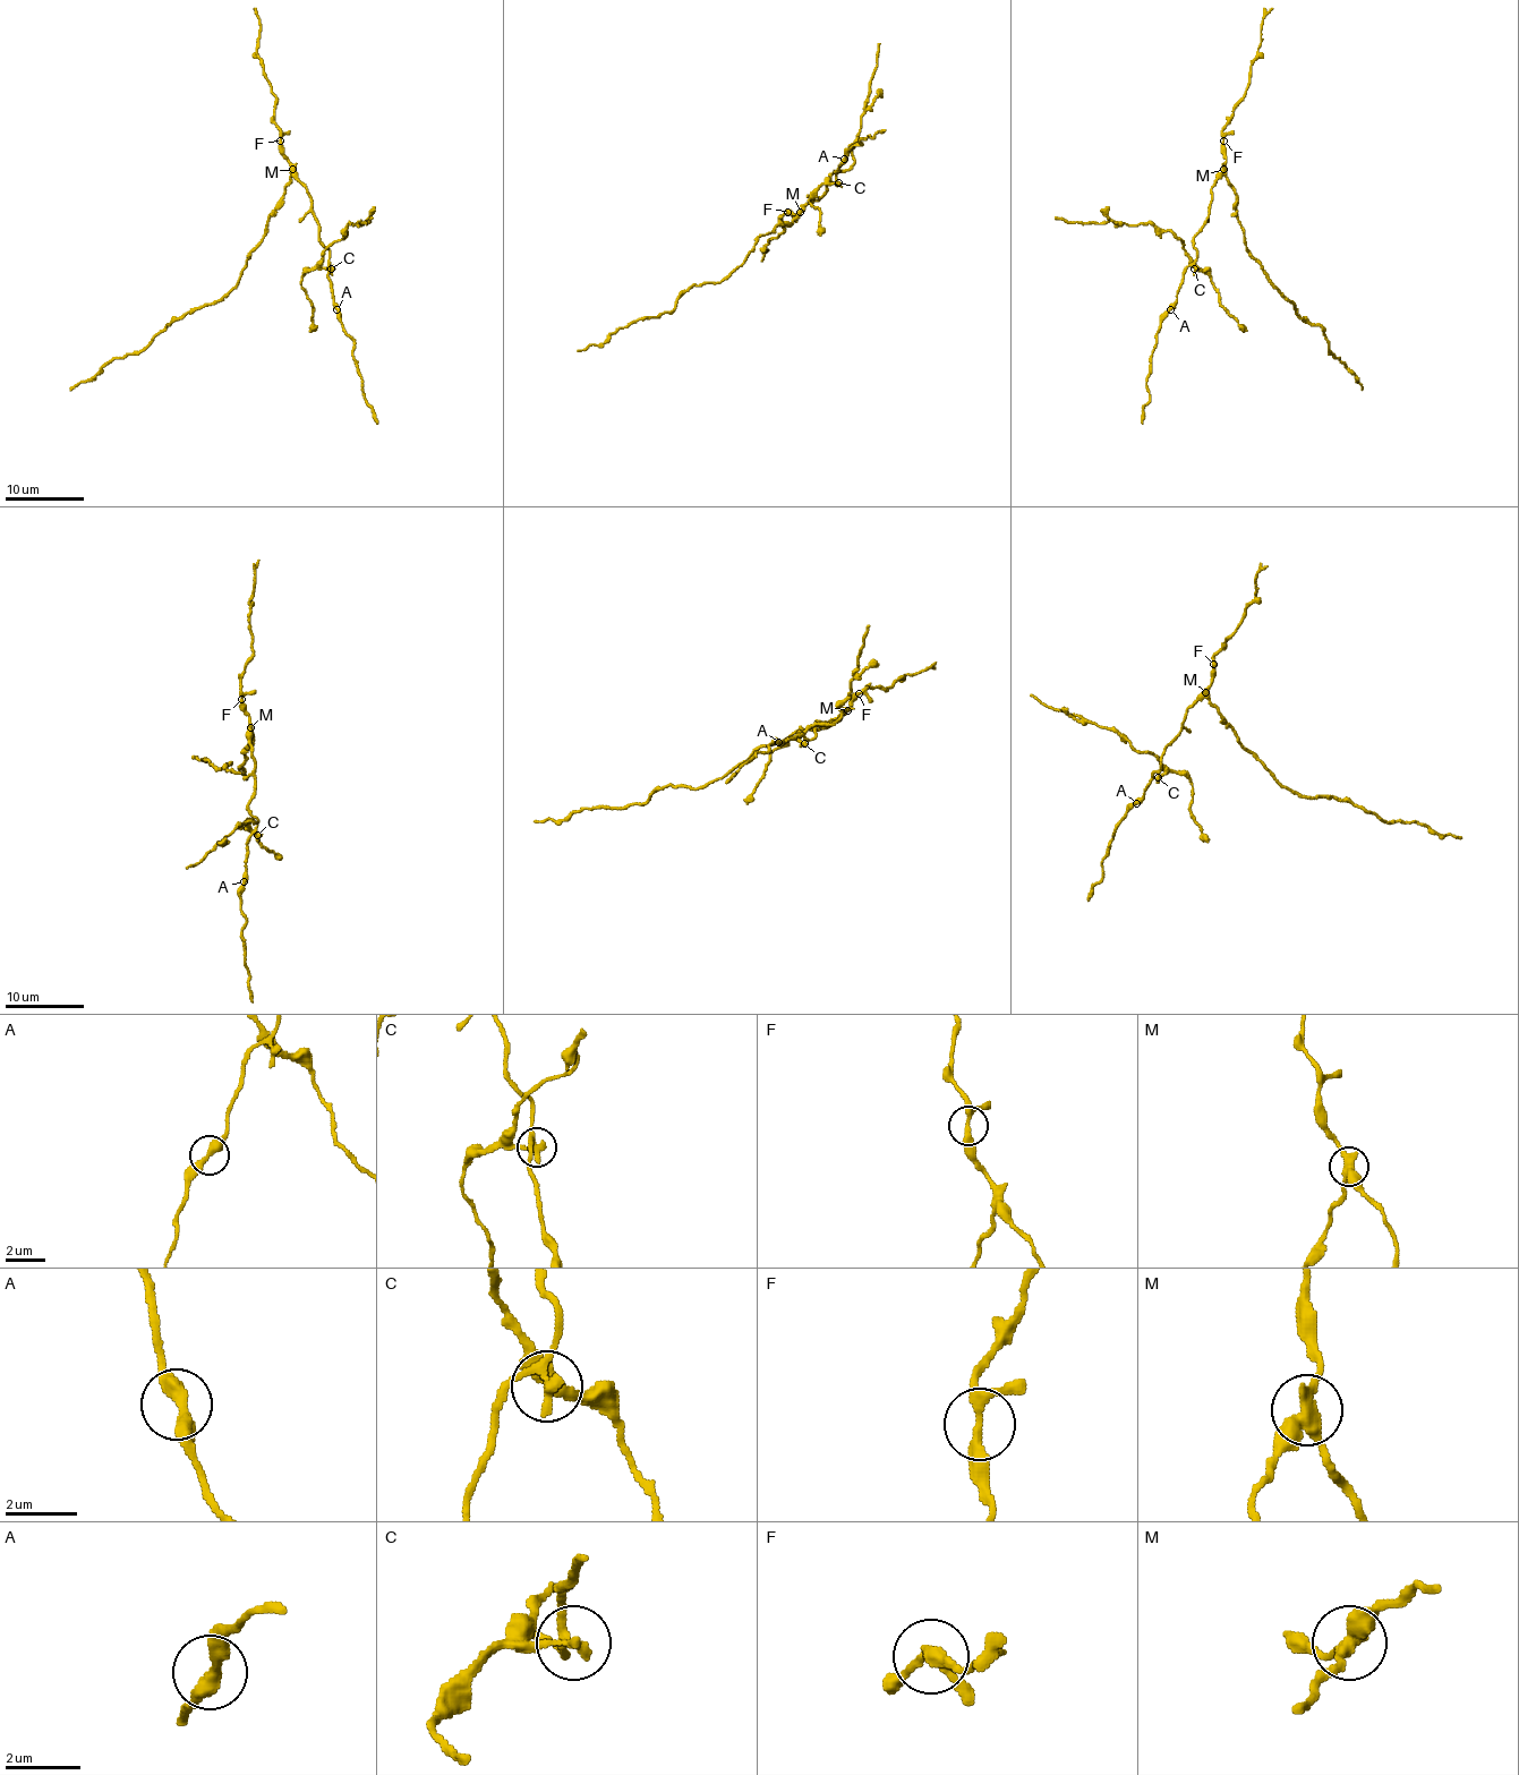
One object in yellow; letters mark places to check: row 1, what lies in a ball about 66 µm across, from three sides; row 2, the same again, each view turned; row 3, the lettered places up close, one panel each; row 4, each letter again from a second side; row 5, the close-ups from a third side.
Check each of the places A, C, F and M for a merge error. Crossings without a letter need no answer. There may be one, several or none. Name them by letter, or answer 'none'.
C, M

